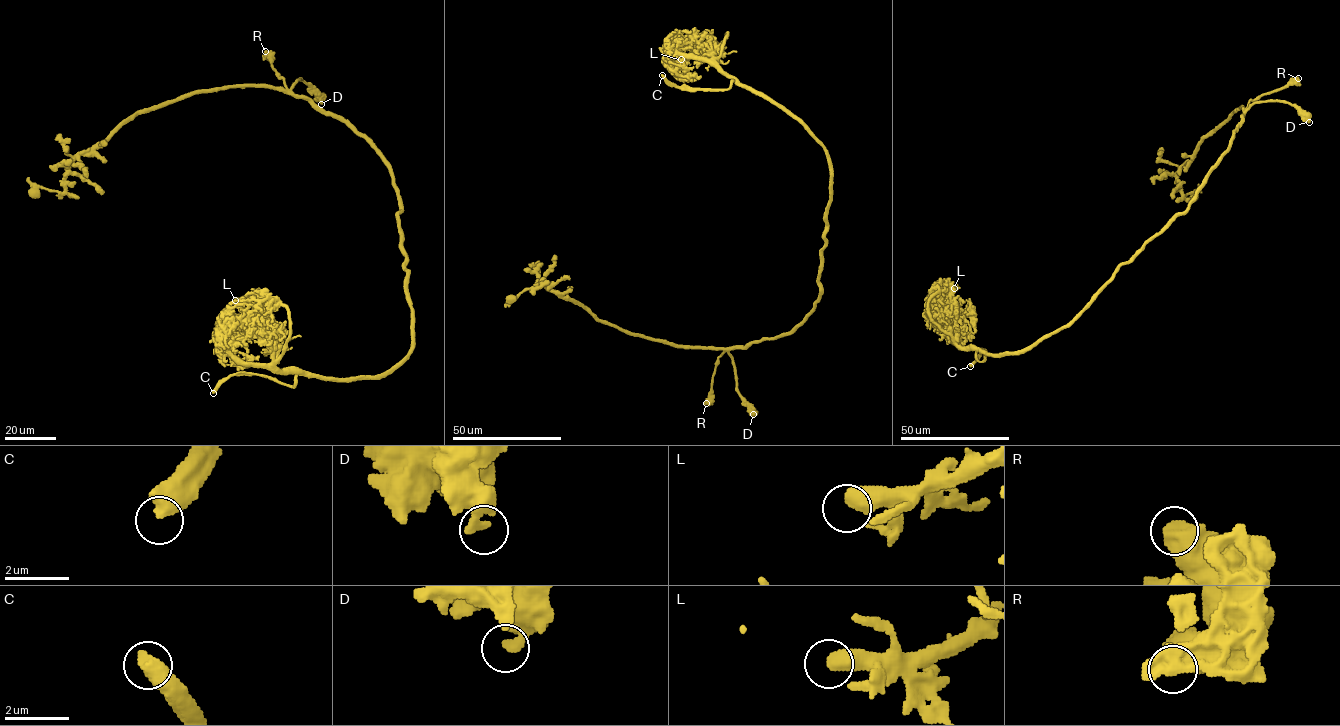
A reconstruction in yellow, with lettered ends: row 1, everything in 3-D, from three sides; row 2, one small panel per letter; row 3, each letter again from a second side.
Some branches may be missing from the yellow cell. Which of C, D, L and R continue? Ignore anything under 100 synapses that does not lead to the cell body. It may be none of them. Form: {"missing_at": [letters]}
{"missing_at": ["C"]}

